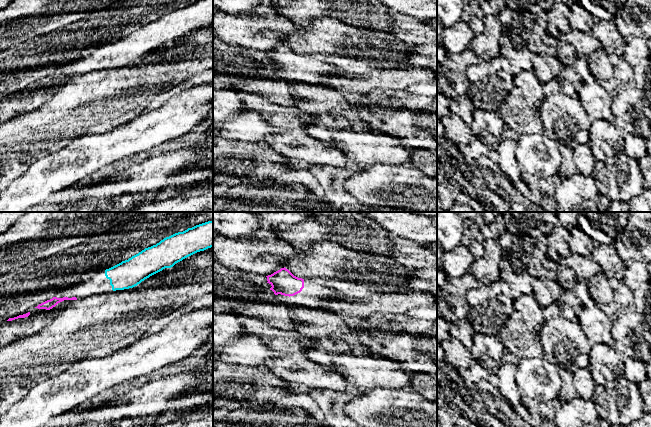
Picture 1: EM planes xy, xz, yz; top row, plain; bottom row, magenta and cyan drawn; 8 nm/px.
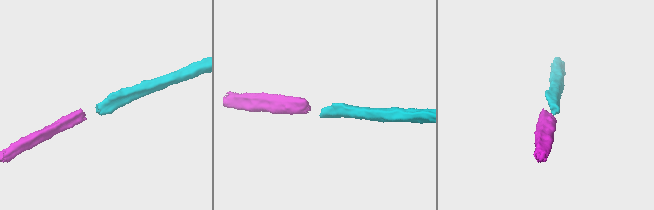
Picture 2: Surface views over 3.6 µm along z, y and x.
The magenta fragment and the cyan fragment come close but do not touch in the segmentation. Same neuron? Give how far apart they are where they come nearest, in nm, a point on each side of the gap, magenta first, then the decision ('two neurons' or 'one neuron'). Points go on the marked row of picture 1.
300 nm | xy (76, 298), (106, 277) | one neuron

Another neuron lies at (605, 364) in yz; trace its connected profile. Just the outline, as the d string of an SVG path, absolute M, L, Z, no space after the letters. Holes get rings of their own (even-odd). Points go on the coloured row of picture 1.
M603 343L592 346L589 353L589 371L594 385L604 385L623 375L625 365L614 347Z

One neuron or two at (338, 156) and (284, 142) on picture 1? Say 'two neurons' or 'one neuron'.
one neuron

